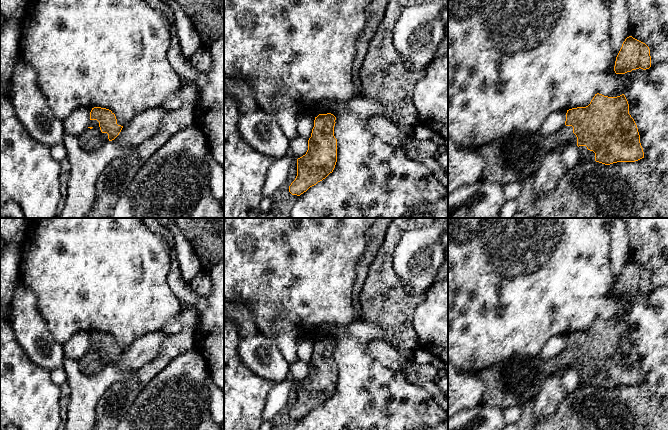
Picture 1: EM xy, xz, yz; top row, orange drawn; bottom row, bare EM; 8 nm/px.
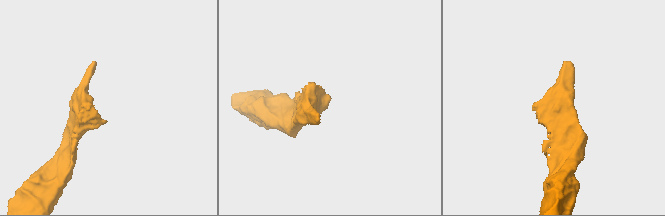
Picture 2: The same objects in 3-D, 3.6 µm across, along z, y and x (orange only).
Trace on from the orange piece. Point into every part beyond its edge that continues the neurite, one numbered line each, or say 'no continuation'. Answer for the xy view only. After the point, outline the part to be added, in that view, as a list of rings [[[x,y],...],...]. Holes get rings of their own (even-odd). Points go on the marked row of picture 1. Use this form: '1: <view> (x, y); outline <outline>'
1: xy (93, 139); outline [[[90,120],[88,127],[78,136],[79,145],[85,151],[97,151],[109,142],[108,134],[102,133],[97,120]]]

